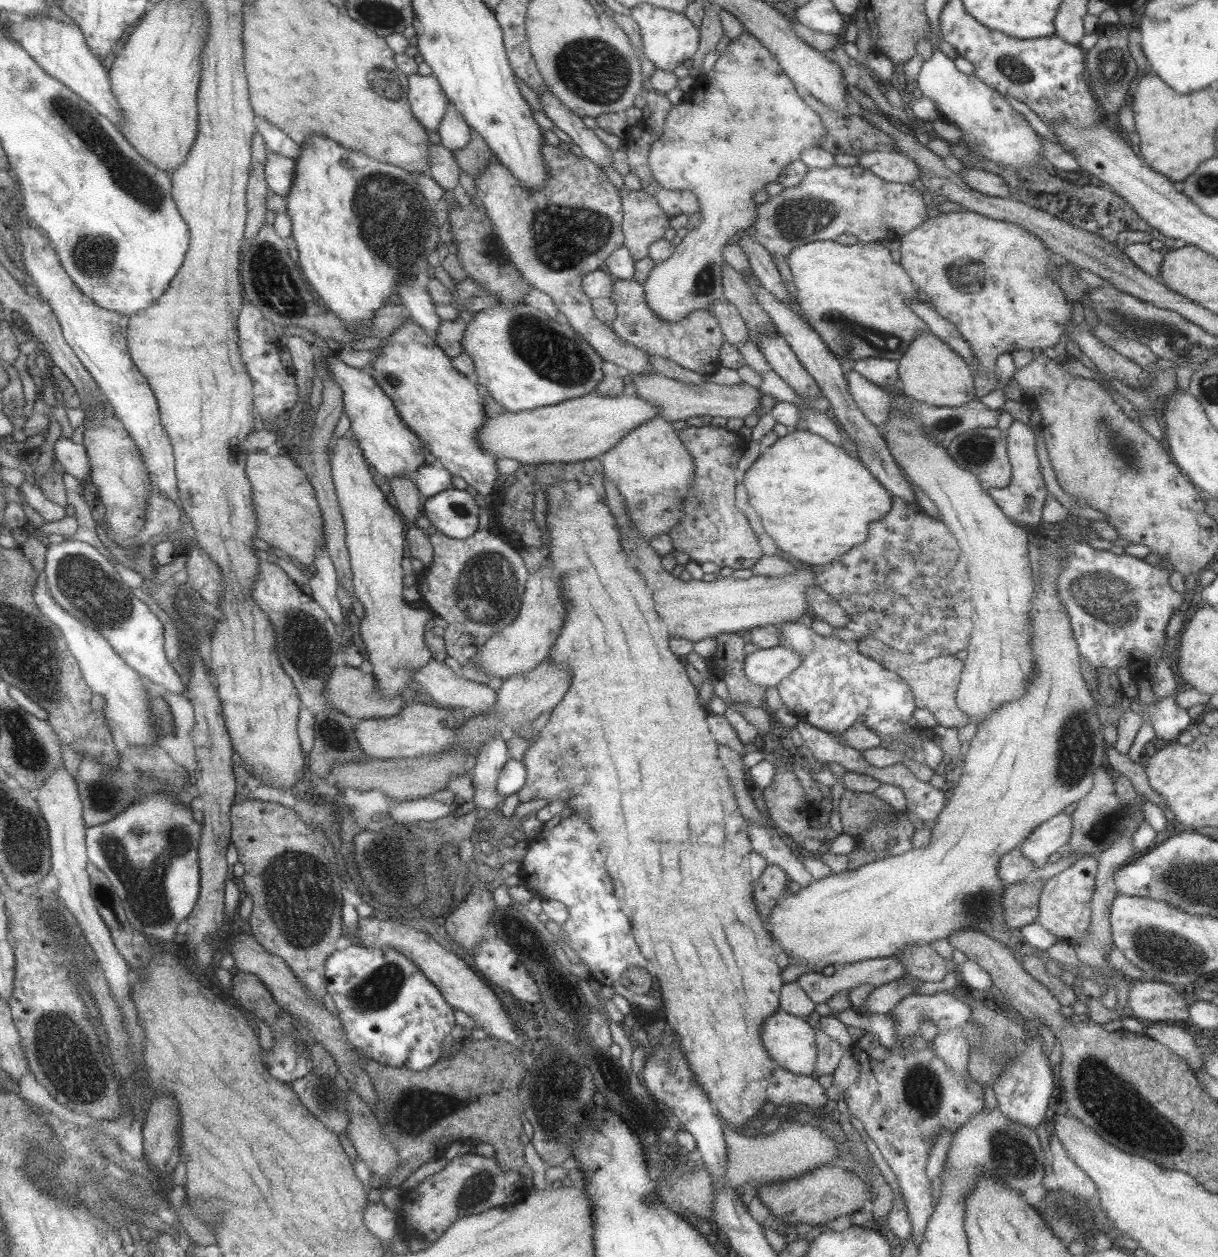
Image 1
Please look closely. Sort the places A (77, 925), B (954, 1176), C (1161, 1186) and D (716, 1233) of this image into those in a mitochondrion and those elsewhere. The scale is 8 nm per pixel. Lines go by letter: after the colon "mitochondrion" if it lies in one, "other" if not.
A: other
B: other
C: other
D: other

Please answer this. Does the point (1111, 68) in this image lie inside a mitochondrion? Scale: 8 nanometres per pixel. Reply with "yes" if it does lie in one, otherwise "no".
yes

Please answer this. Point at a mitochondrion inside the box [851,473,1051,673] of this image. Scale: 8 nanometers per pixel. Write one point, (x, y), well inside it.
(910, 587)

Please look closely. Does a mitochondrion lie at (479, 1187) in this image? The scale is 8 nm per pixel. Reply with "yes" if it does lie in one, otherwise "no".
yes

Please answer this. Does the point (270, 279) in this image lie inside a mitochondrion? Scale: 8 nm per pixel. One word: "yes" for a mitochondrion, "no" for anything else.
yes

